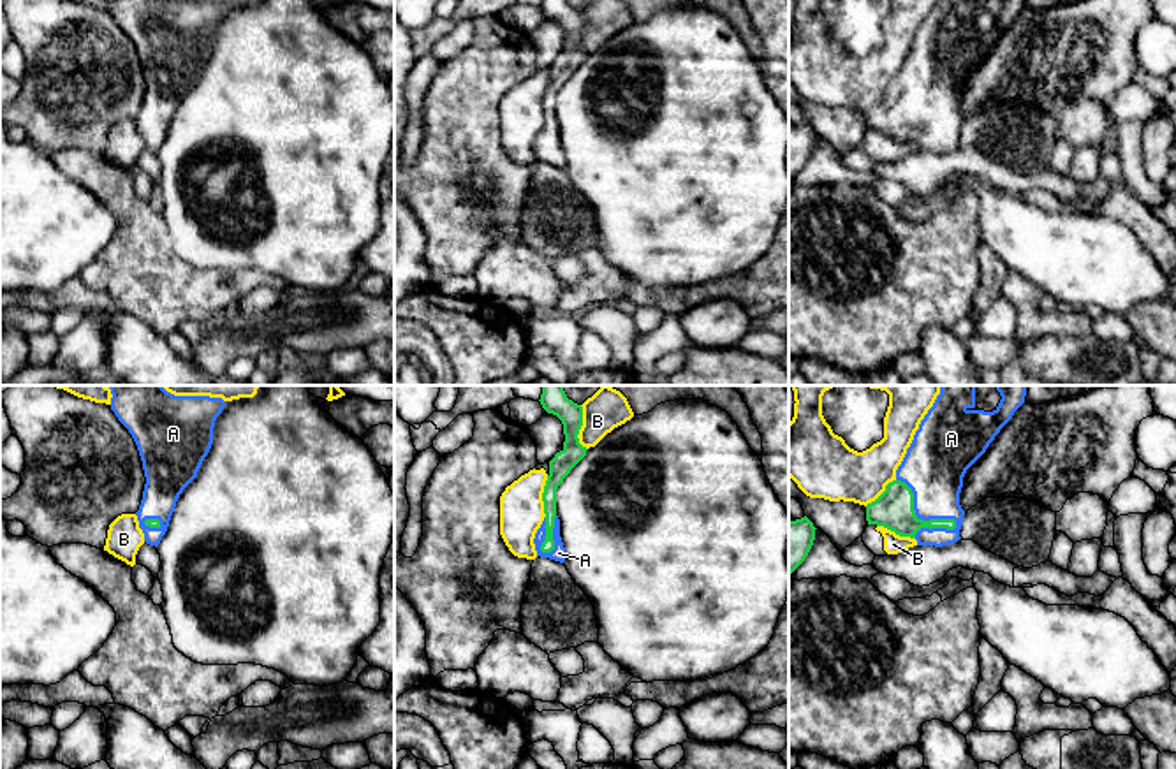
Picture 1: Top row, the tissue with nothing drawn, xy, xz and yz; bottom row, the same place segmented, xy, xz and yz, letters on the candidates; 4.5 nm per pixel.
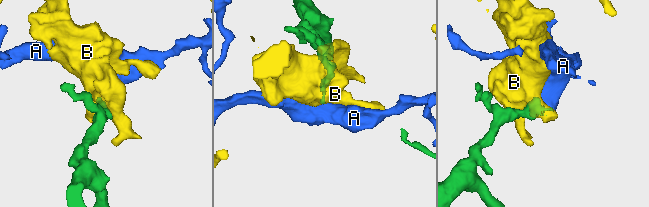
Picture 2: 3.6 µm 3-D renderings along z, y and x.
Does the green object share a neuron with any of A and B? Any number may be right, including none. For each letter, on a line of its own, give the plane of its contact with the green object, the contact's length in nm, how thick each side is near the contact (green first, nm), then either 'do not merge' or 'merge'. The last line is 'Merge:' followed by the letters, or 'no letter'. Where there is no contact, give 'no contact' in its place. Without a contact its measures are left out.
A: meets green in yz; contact 360 nm long; 180 nm thick on the green side, 280 nm on the other; merge
B: meets green in xz; contact 220 nm long; 110 nm thick on the green side, 180 nm on the other; do not merge
Merge: A

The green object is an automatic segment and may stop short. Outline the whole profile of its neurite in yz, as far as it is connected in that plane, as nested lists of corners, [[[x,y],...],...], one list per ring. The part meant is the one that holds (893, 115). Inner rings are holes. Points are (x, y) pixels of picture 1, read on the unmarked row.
[[[938,0],[914,40],[910,53],[896,76],[896,84],[866,111],[868,130],[884,132],[900,143],[917,146],[917,151],[949,151],[958,148],[965,116],[959,99],[967,76],[986,58],[1000,35],[1025,9],[1026,0],[1000,0],[993,18],[975,16],[975,0]]]

